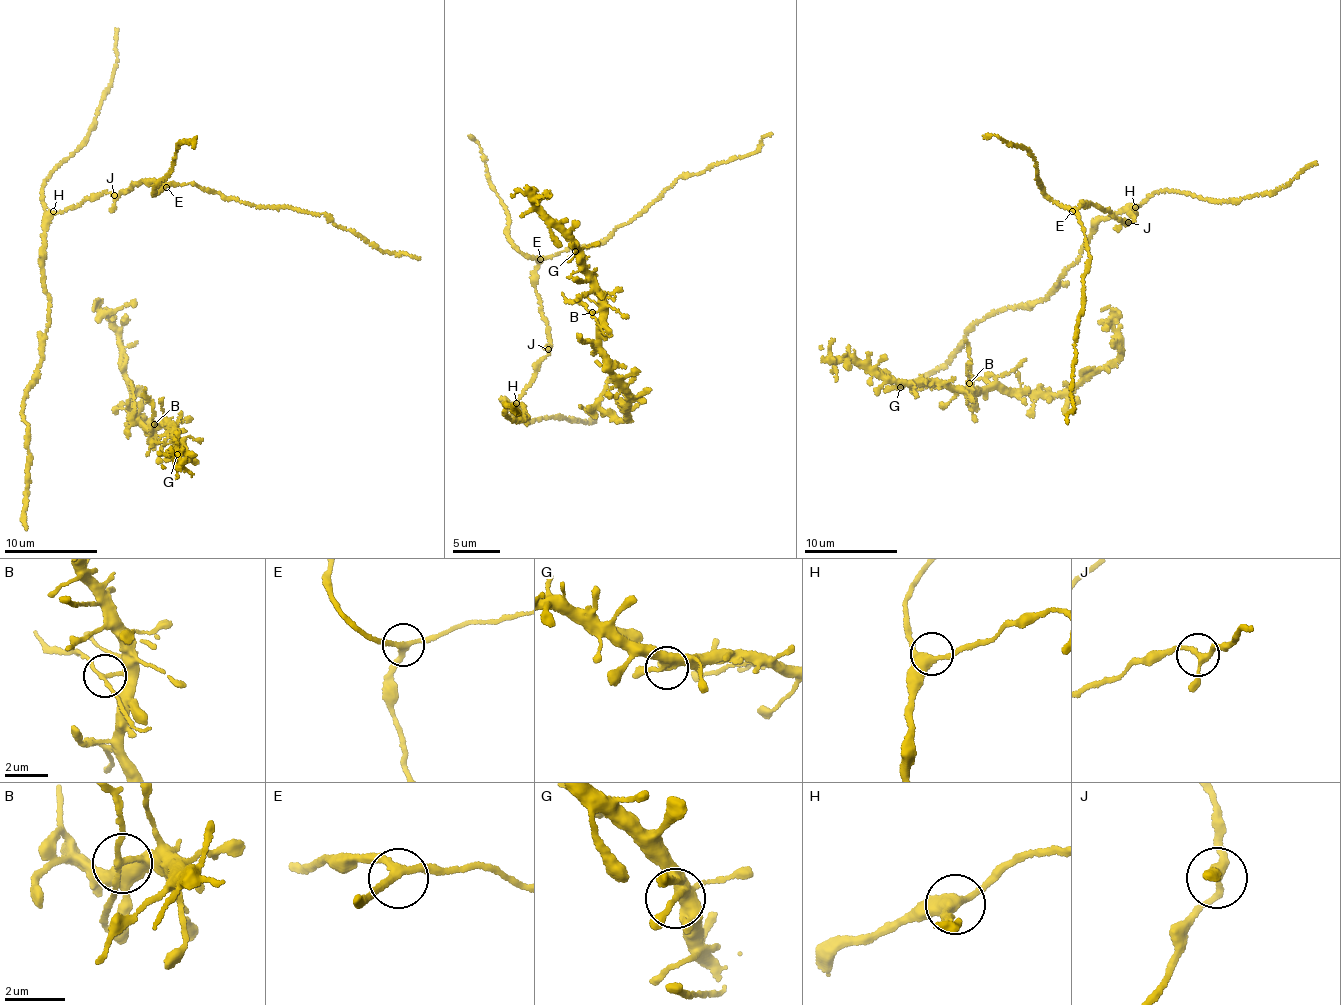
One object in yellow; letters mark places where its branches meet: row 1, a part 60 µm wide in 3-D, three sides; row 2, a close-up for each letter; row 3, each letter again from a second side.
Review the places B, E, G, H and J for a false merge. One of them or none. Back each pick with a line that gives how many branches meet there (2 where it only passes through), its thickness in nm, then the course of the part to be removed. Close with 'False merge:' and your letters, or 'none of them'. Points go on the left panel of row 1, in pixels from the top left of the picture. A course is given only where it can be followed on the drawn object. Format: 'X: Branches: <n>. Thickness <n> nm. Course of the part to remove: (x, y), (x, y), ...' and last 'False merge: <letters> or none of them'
B: Branches: 3. Thickness 160 nm. Course of the part to remove: (154, 424), (146, 388)
False merge: B

